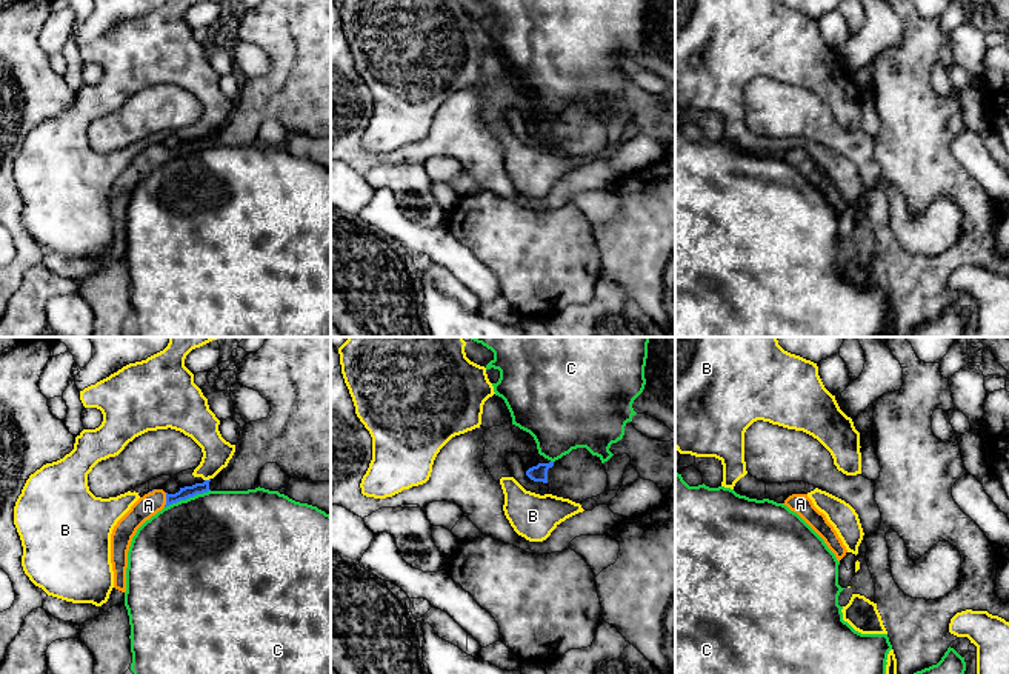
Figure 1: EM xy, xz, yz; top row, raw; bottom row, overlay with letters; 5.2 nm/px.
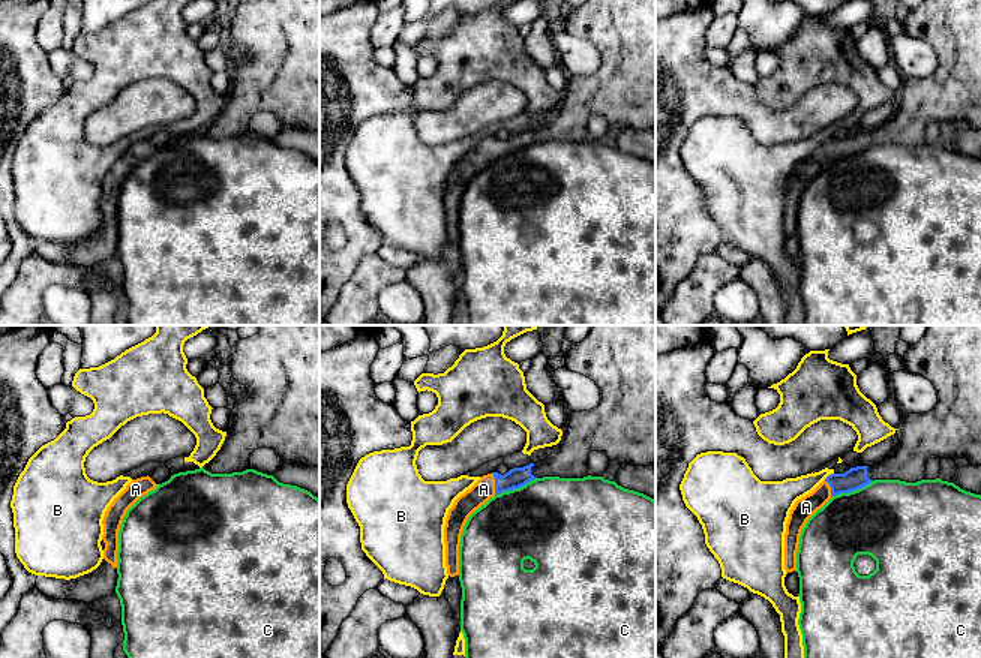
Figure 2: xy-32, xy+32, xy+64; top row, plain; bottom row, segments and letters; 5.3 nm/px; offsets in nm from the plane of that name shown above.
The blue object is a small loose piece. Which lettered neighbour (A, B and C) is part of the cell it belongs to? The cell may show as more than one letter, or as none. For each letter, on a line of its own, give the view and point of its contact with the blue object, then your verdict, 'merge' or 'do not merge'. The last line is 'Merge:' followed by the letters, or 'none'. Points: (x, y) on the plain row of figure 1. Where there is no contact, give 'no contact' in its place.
A: xy (166, 156) | merge
B: xy (206, 136) | do not merge
C: xy (186, 153) | do not merge
Merge: A

